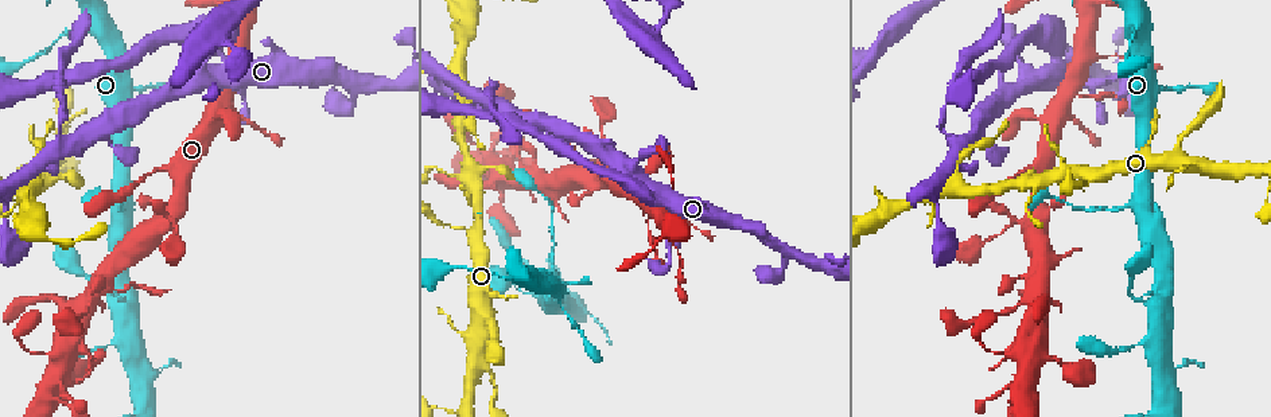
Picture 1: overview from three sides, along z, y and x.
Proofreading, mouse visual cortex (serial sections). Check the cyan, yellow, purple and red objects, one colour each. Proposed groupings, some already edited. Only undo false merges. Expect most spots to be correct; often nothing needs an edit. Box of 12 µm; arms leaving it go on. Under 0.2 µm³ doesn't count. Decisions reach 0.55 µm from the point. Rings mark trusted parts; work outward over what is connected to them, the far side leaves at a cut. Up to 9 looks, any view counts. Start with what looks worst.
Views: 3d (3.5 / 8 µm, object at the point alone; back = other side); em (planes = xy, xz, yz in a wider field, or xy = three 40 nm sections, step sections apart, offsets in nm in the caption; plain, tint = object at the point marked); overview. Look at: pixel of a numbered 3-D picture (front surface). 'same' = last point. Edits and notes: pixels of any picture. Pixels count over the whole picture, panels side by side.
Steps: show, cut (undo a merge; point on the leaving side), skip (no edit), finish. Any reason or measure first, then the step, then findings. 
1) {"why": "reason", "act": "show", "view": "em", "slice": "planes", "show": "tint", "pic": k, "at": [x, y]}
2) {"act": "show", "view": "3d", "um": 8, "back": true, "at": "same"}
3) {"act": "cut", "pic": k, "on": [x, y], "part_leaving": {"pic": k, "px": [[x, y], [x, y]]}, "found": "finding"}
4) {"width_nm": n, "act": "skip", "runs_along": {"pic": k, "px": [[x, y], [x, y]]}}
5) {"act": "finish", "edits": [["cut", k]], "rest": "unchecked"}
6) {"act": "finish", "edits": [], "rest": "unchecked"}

{"act": "show", "view": "3d", "um": 3.5, "pic": 1, "at": [958, 144]}

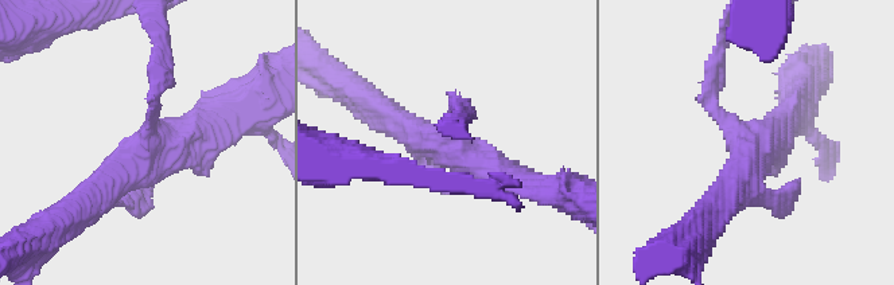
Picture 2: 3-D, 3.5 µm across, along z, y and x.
{"why": "need the tissue", "act": "show", "view": "em", "slice": "xy", "step": 2, "show": "tint", "pic": 2, "at": [146, 146]}

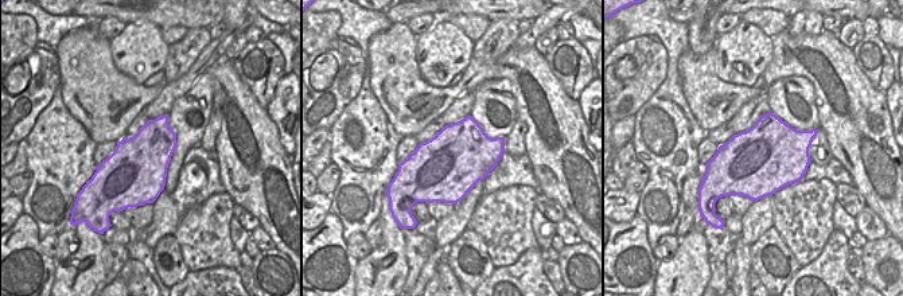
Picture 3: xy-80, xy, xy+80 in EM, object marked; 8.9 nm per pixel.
{"act": "show", "view": "em", "slice": "planes", "show": "tint", "at": "same"}

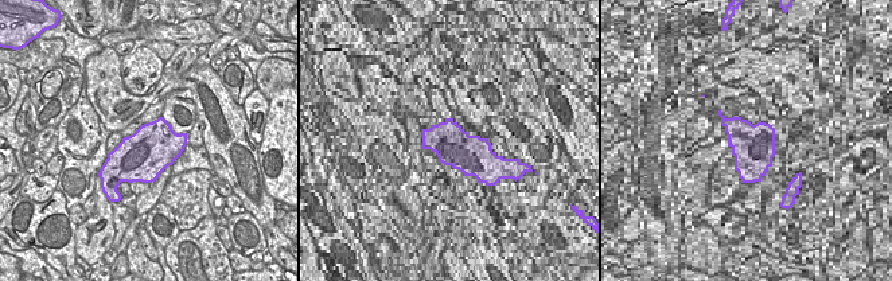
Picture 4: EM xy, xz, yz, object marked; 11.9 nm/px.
{"act": "cut", "pic": 2, "on": [160, 62], "part_leaving": {"pic": 2, "px": [[155, 108], [163, 79], [159, 30]]}, "found": "a second cell is stuck on"}

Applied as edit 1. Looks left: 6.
{"act": "show", "view": "overview"}

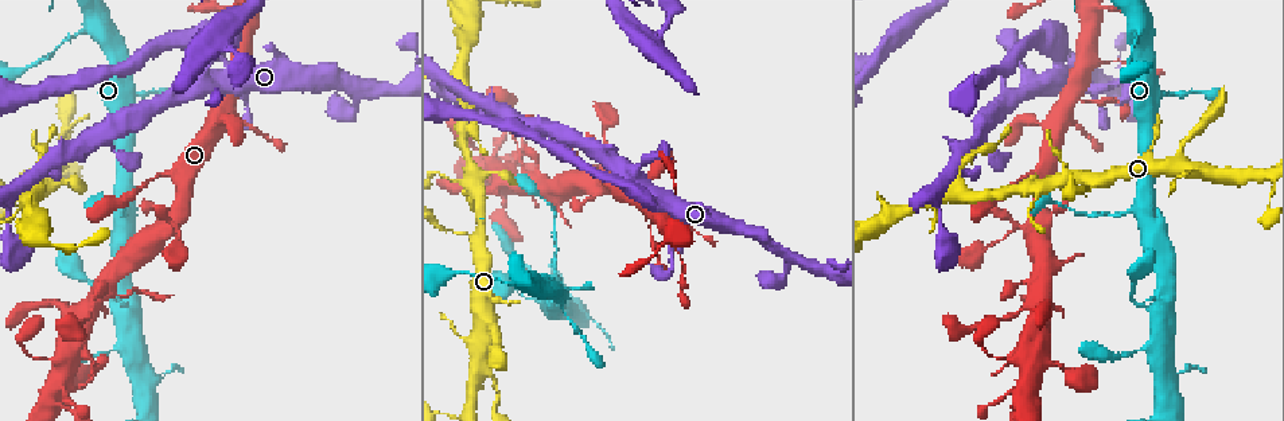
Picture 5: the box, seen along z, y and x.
{"why": "sudden change in width", "act": "show", "view": "3d", "um": 3.5, "pic": 5, "at": [163, 172]}

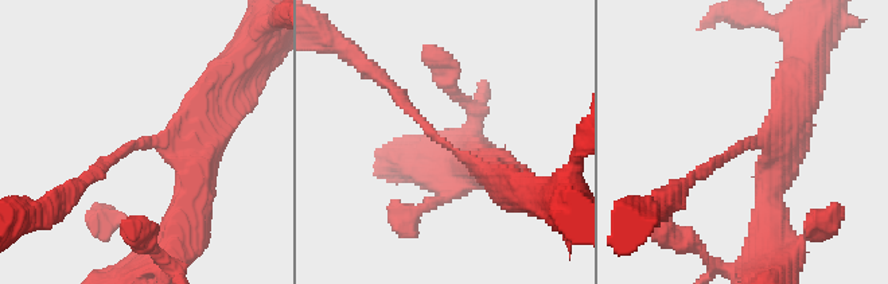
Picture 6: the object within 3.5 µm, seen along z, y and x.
{"arm_widths_nm": [150, 450], "act": "show", "view": "em", "slice": "xy", "step": 5, "show": "tint", "pic": 6, "at": [146, 143]}

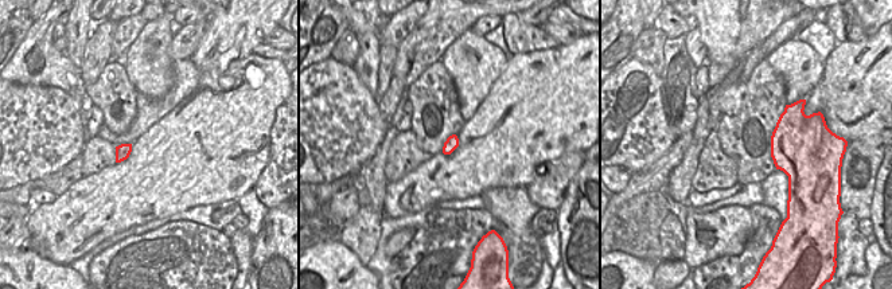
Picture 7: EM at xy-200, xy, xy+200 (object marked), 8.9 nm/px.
{"act": "skip", "runs_along": {"pic": 6, "px": [[506, 185], [428, 129], [390, 88]]}, "found": "continuous, no second cell"}

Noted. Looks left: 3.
{"why": "a narrow waist", "act": "show", "view": "3d", "um": 8, "pic": 5, "at": [1031, 204]}

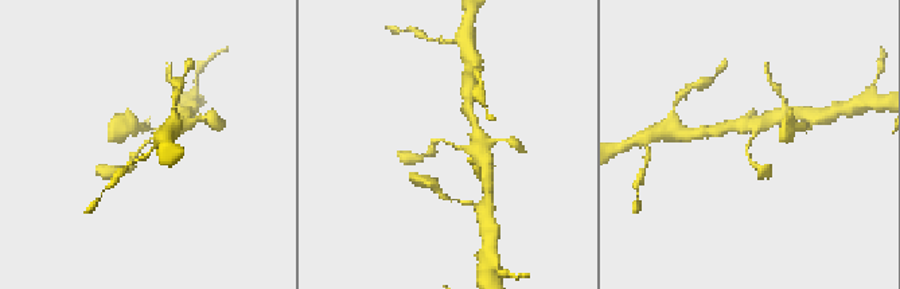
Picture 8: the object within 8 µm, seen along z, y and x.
{"act": "show", "view": "em", "slice": "planes", "show": "tint", "pic": 8, "at": [749, 139]}

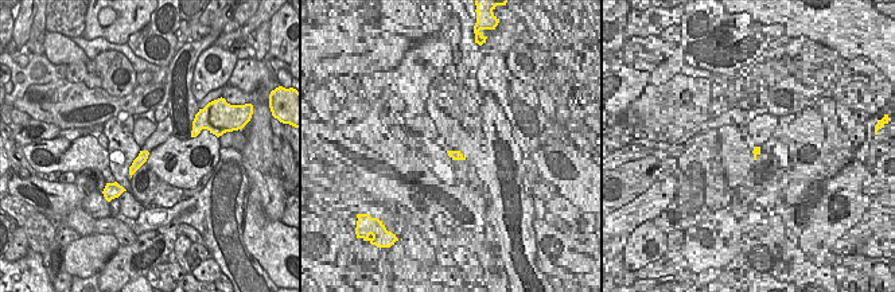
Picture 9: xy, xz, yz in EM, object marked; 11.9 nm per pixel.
{"arm_widths_nm": [150, 300], "act": "skip", "runs_along": {"pic": 8, "px": [[180, 121], [147, 140], [128, 168]]}, "found": "all the same cell"}

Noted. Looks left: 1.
{"act": "finish", "edits": [["cut", 2]], "rest": "unchecked"}

